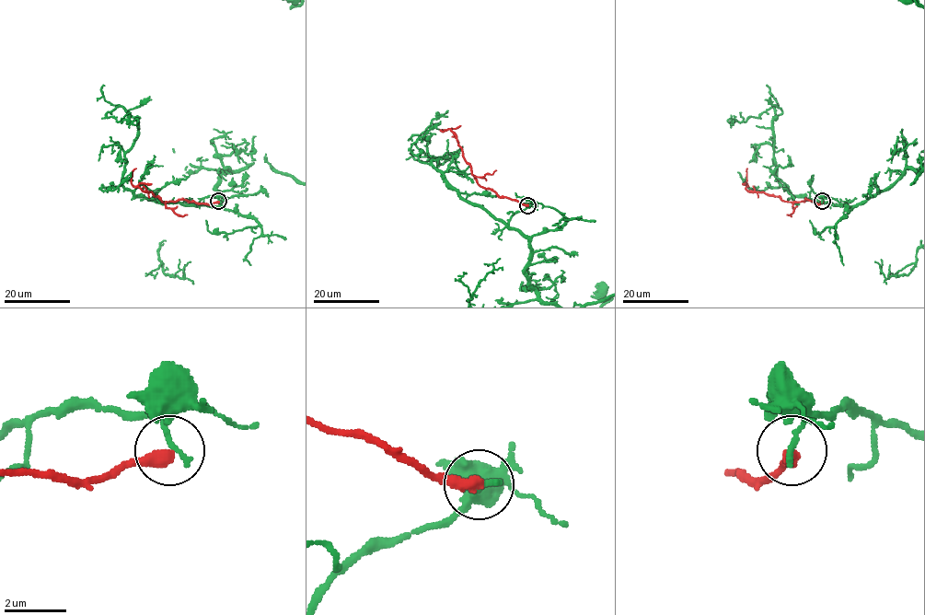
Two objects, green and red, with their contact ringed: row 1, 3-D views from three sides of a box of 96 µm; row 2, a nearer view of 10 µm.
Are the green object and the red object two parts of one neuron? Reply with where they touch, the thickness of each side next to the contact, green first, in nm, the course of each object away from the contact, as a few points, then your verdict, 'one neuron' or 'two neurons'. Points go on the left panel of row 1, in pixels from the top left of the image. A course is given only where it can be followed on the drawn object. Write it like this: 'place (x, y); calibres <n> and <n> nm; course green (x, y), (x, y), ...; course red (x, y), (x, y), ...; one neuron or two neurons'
place (218, 201); calibres 200 and 400 nm; course red (218, 202), (208, 204), (184, 200), (162, 202), (151, 192), (144, 192), (131, 183), (132, 172), (136, 168); two neurons

